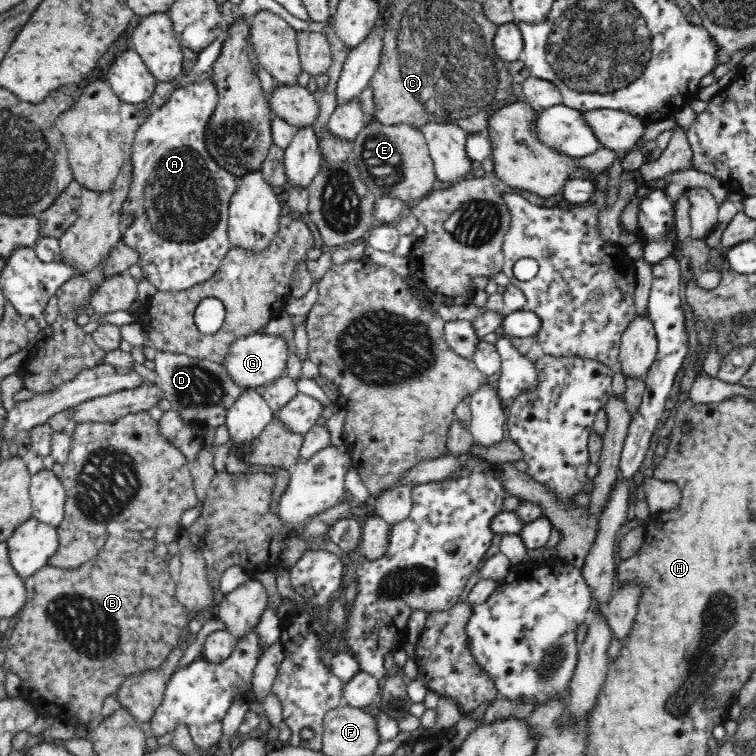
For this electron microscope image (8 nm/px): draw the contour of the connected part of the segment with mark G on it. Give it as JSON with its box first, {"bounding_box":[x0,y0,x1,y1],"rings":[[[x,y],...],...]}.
{"bounding_box":[221,332,288,388],"rings":[[[268,332],[250,333],[239,336],[230,343],[221,365],[225,366],[224,370],[234,384],[240,388],[254,388],[280,377],[282,368],[287,366],[288,353],[287,342],[283,338],[272,336]]]}

